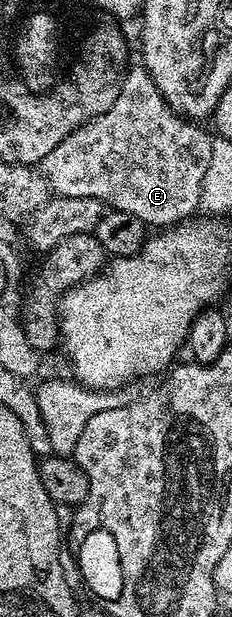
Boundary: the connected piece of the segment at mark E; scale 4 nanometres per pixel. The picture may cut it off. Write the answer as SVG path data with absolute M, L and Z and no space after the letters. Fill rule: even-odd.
M138 66L138 68L130 67L122 79L121 93L119 94L119 98L115 98L115 106L111 106L111 110L107 110L107 114L97 116L93 120L87 121L82 128L76 128L74 132L67 134L67 138L63 138L63 142L59 142L59 146L55 146L55 150L51 150L51 154L47 154L47 158L43 162L43 175L45 179L49 181L50 189L52 189L57 196L99 199L102 204L108 206L110 209L118 212L126 212L127 214L135 214L135 218L139 218L147 226L153 226L153 224L161 224L157 226L179 224L183 220L190 219L190 217L198 211L201 203L203 178L207 174L207 166L211 162L211 150L213 149L214 137L211 135L209 128L207 130L201 127L205 126L187 120L173 110L172 106L163 98L159 86L155 86L155 82L148 68L144 66Z

